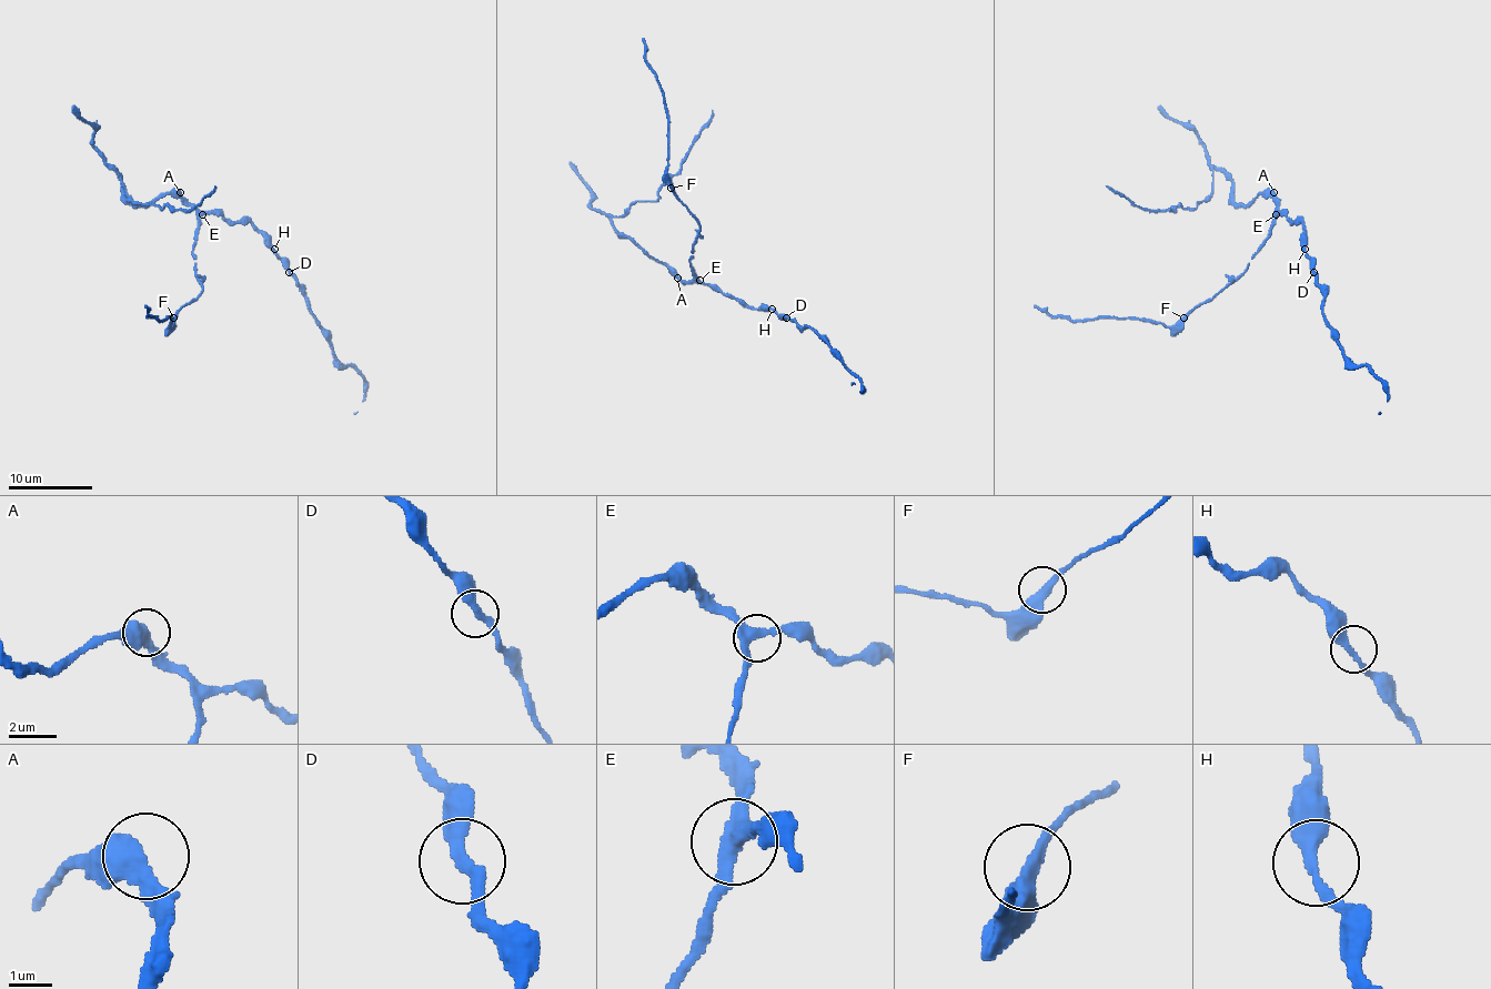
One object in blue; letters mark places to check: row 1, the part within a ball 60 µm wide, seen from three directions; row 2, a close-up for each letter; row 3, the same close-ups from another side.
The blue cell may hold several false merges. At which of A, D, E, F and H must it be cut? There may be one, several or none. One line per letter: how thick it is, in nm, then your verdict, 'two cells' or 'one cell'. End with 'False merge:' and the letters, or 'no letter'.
A: 400 nm | one cell
D: 300 nm | one cell
E: 300 nm | one cell
F: 360 nm | one cell
H: 280 nm | one cell
False merge: no letter

